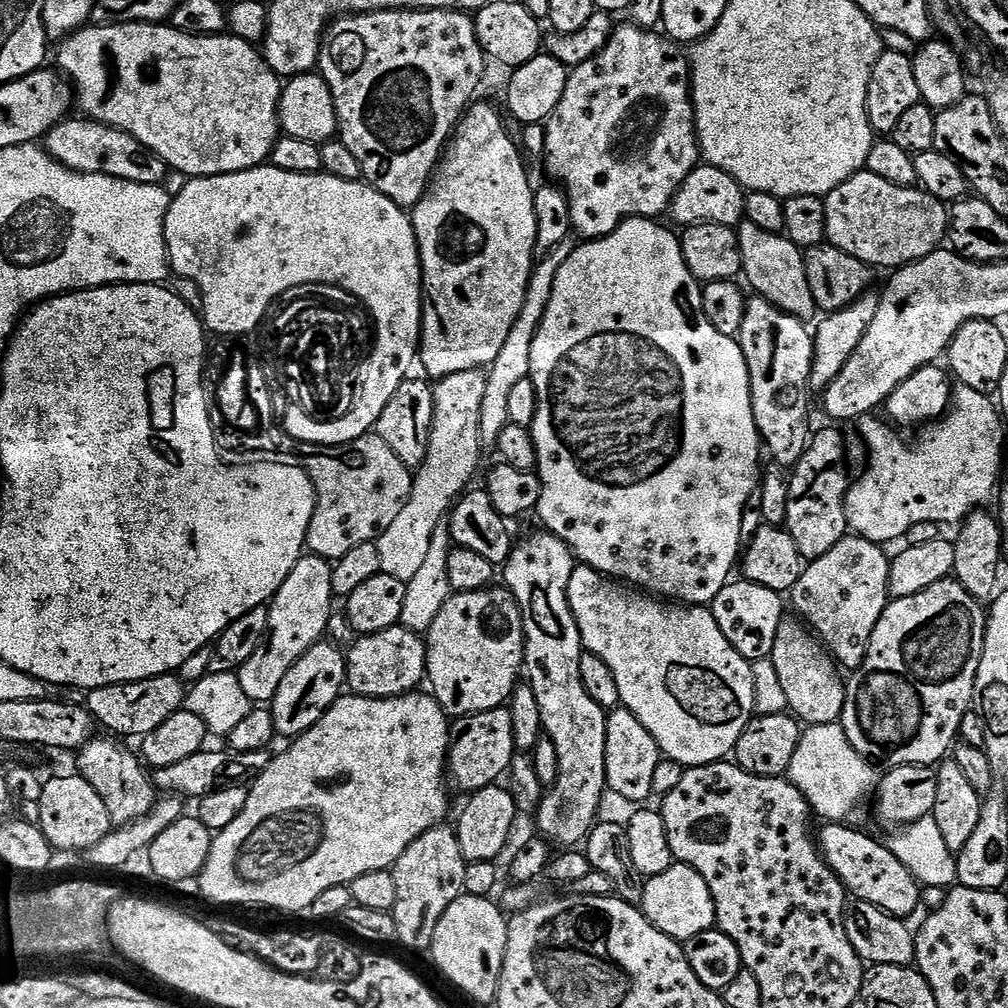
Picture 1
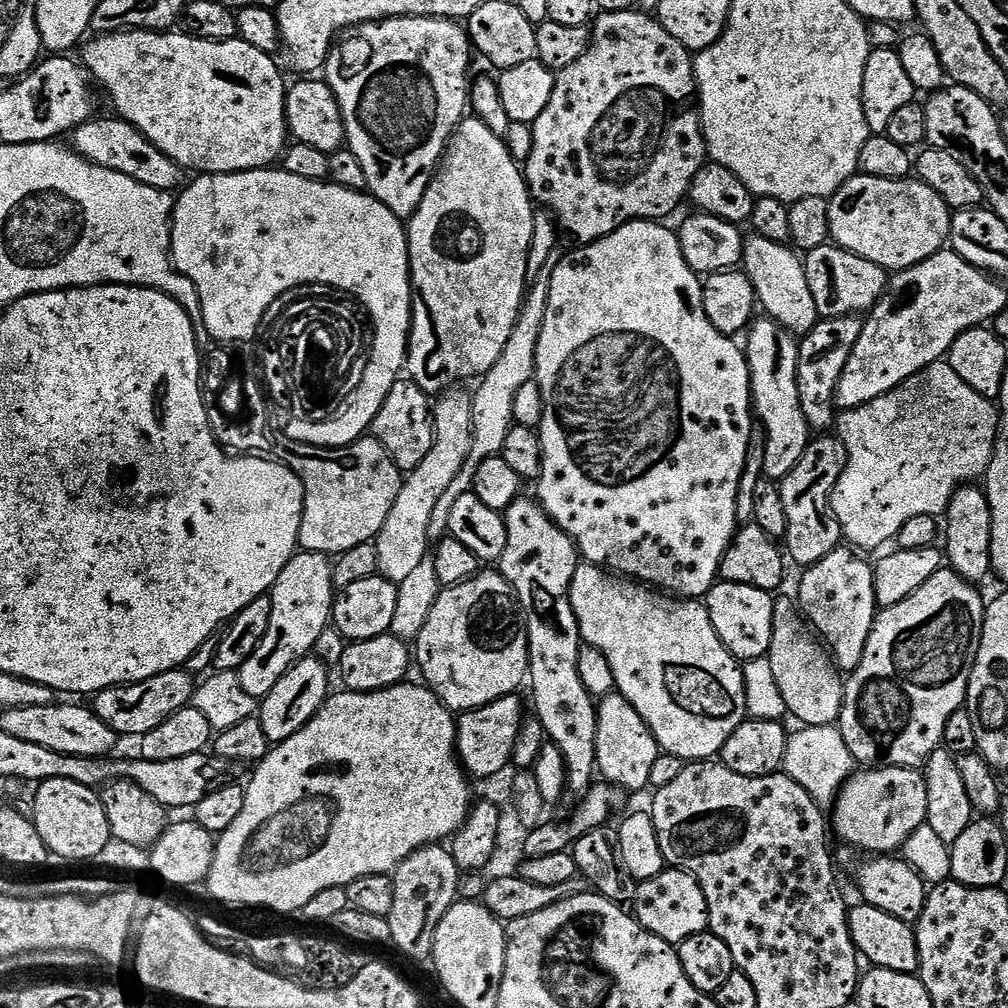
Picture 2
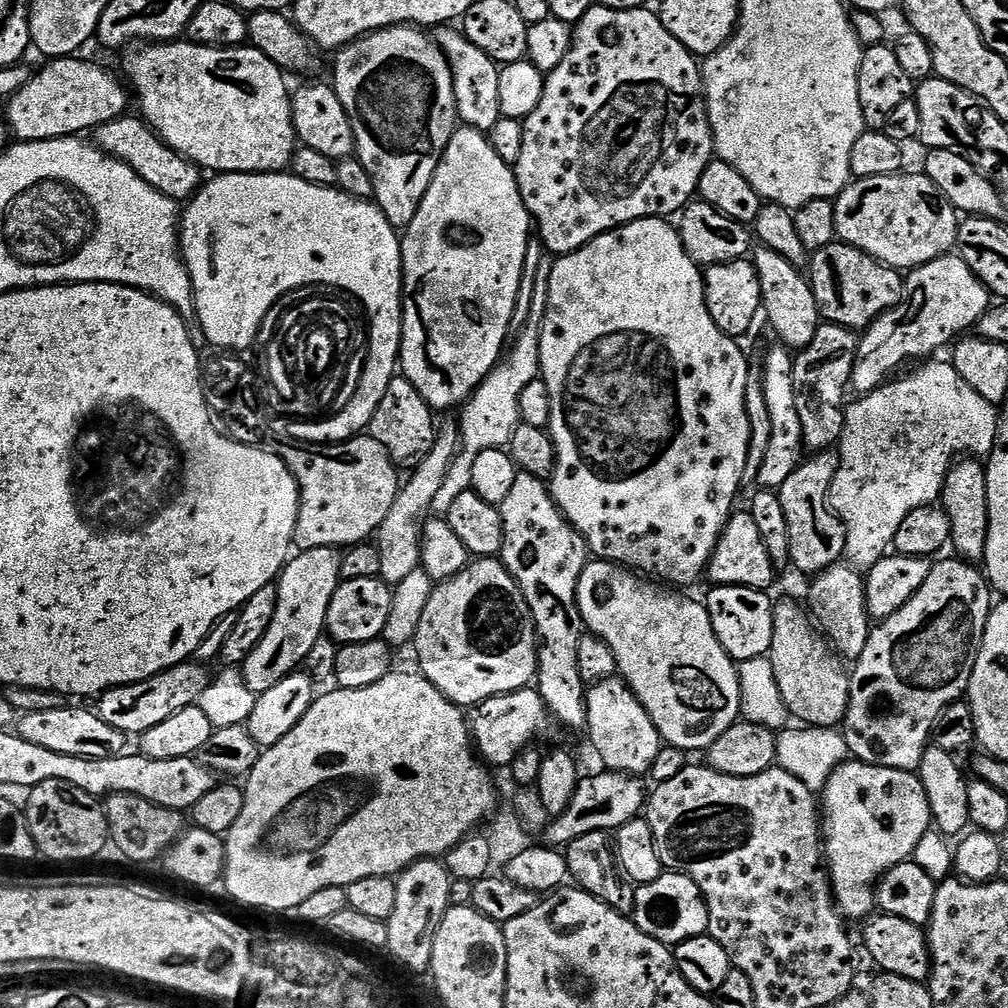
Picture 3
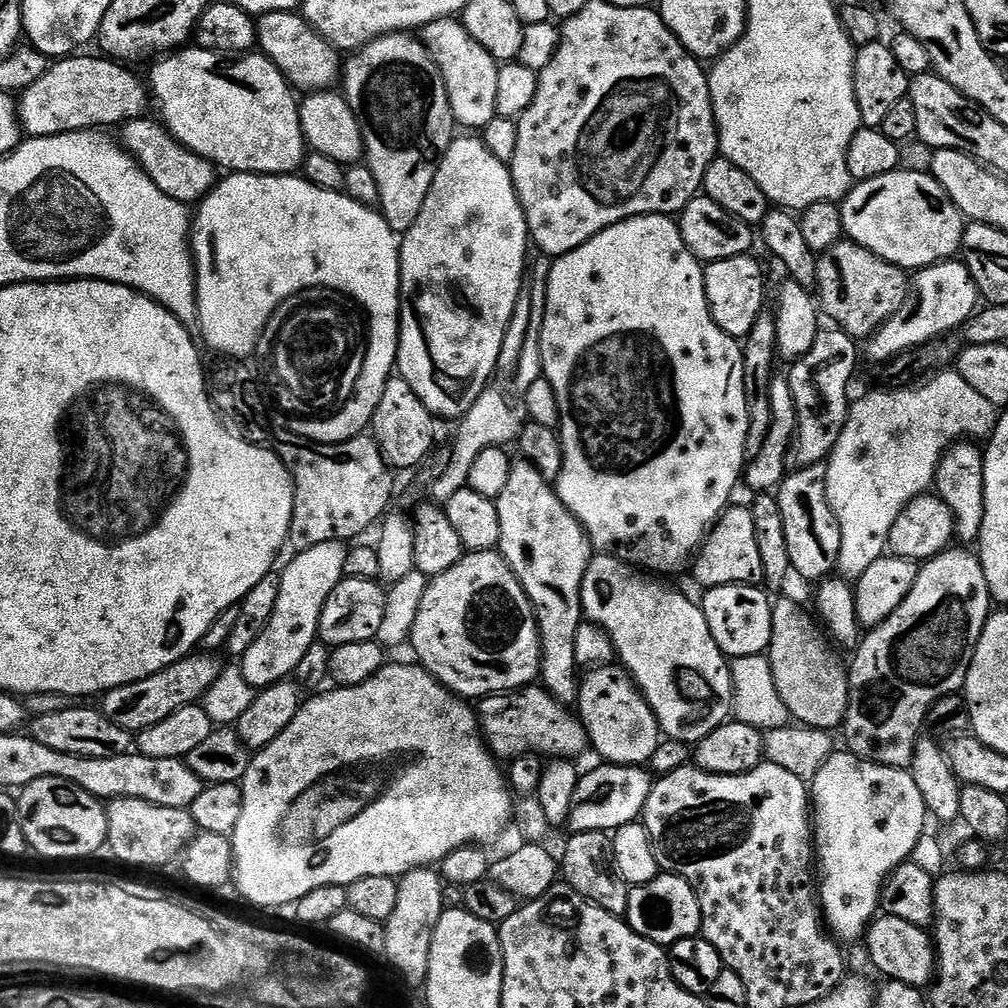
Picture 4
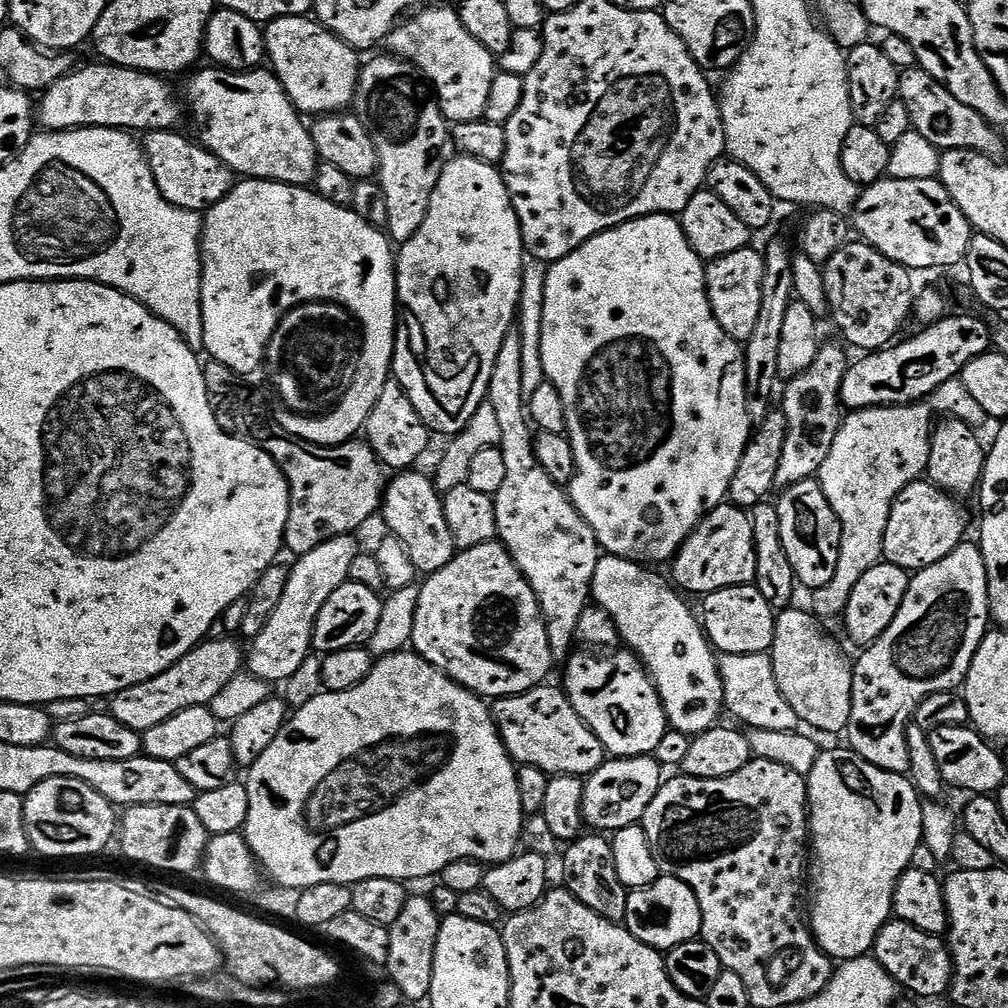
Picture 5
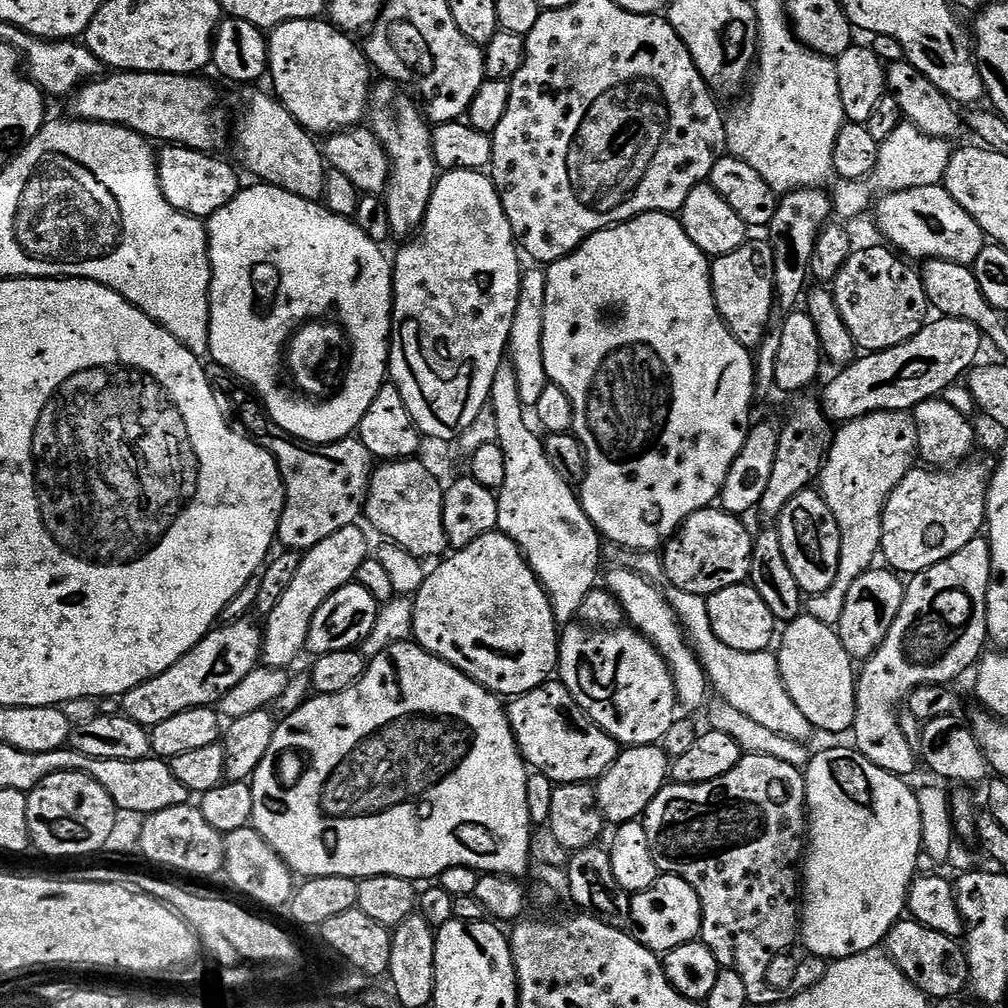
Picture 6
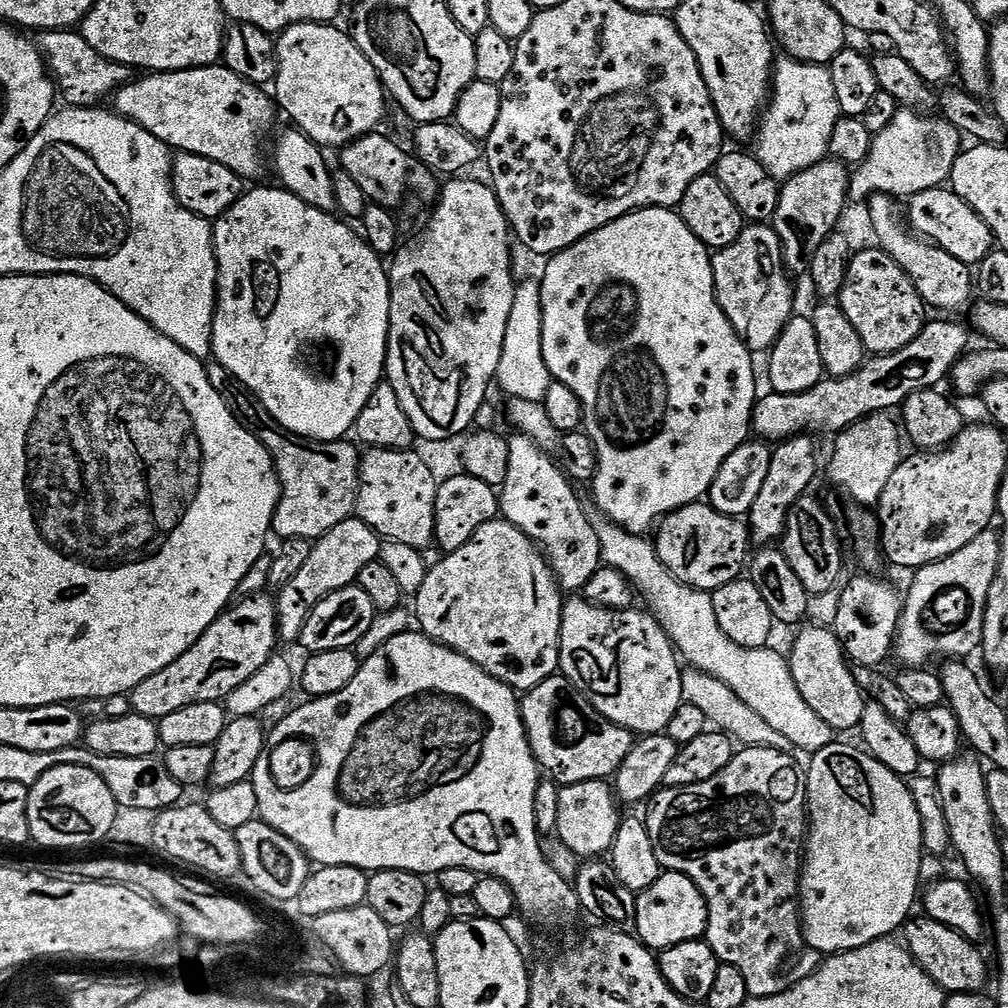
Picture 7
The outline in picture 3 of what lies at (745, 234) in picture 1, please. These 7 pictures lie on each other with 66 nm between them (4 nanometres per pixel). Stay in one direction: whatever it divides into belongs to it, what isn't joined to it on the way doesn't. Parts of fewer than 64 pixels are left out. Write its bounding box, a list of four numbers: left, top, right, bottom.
[754,246,822,350]

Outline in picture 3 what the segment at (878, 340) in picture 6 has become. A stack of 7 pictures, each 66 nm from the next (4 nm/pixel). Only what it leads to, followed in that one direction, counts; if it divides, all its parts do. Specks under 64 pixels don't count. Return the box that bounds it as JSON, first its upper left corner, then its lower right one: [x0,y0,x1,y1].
[810,242,904,330]

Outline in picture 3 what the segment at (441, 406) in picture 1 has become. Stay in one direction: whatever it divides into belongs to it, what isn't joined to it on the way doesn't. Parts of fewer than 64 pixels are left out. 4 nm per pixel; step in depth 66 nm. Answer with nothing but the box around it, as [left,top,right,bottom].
[374,423,460,586]

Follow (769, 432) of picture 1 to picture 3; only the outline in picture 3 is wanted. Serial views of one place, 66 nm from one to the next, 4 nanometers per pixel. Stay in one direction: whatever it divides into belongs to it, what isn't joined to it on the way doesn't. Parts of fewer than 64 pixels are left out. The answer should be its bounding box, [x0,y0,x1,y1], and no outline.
[758,346,806,490]

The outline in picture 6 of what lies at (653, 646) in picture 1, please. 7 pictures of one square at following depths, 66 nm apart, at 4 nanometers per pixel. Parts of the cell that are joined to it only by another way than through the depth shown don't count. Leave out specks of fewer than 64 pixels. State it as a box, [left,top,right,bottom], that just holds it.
[606,566,710,709]

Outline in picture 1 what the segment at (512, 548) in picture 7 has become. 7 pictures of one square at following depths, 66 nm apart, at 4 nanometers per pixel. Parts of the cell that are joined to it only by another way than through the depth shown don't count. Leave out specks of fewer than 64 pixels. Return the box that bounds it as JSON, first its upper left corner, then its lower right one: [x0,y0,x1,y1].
[426,587,524,717]

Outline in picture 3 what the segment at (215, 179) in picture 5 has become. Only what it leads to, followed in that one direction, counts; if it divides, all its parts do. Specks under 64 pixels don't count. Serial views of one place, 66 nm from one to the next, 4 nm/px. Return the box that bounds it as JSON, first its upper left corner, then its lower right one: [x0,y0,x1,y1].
[95,115,202,202]

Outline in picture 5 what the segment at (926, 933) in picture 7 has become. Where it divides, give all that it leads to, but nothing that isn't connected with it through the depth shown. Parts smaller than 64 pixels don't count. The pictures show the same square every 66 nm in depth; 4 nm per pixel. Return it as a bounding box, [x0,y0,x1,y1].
[874,919,952,996]

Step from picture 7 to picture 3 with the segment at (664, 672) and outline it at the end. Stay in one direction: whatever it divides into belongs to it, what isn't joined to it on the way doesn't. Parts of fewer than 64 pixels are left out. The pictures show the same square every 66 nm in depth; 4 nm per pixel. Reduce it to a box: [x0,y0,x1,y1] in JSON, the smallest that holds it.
[586,675,662,774]

